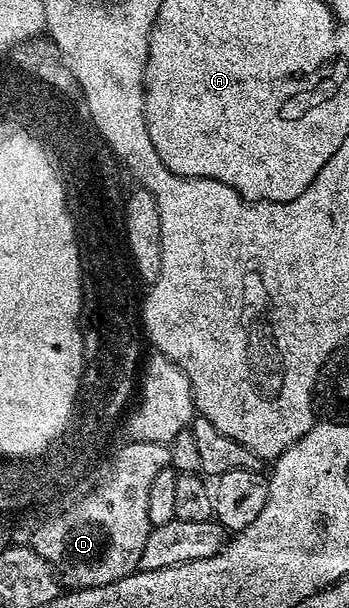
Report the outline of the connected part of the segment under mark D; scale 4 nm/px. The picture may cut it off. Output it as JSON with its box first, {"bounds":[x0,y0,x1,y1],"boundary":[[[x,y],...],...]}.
{"bounds":[31,442,171,589],"boundary":[[[125,442],[125,445],[113,456],[113,465],[109,468],[109,481],[98,486],[94,492],[89,492],[74,508],[61,512],[58,516],[49,516],[33,532],[31,547],[48,564],[52,564],[56,575],[70,589],[98,588],[107,586],[116,580],[122,580],[141,567],[143,546],[147,546],[149,529],[147,518],[147,501],[151,491],[151,482],[159,475],[159,470],[171,465],[169,445],[159,442]]]}

